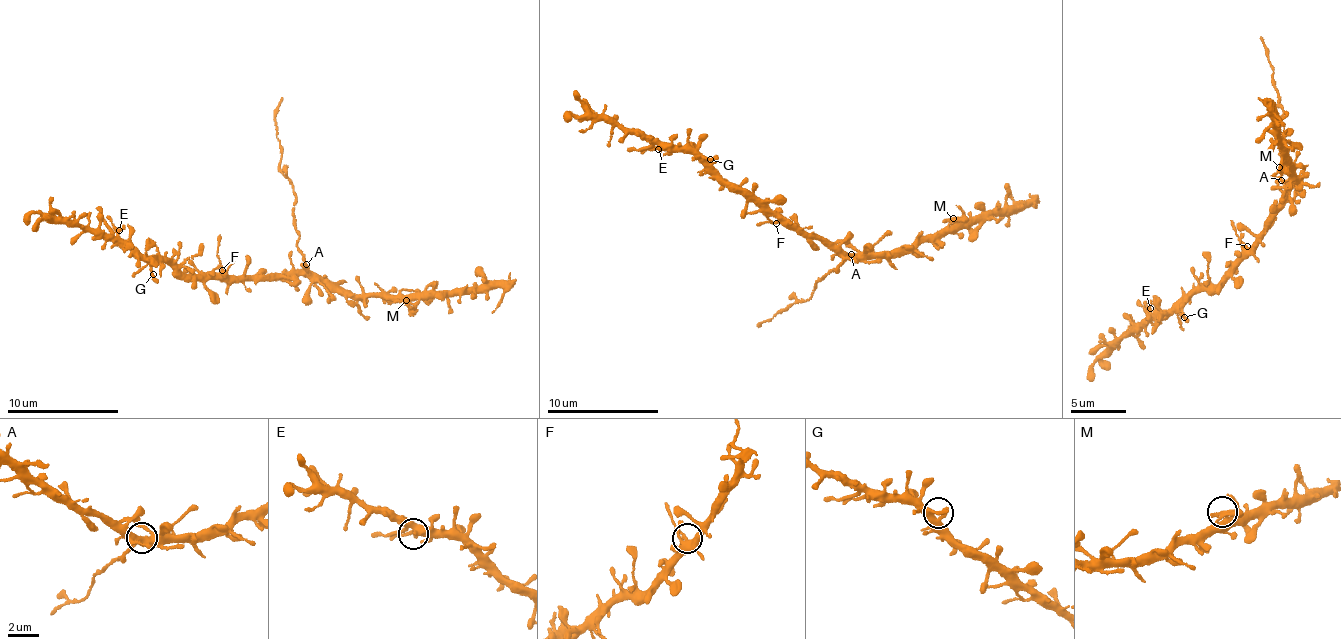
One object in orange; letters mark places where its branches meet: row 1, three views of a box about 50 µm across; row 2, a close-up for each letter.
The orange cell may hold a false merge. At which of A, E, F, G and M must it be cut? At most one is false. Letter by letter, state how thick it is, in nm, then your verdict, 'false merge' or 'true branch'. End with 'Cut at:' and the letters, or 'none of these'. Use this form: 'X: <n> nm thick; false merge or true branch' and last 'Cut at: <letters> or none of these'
A: 240 nm thick; false merge
E: 240 nm thick; true branch
F: 240 nm thick; true branch
G: 240 nm thick; true branch
M: 240 nm thick; true branch
Cut at: A

